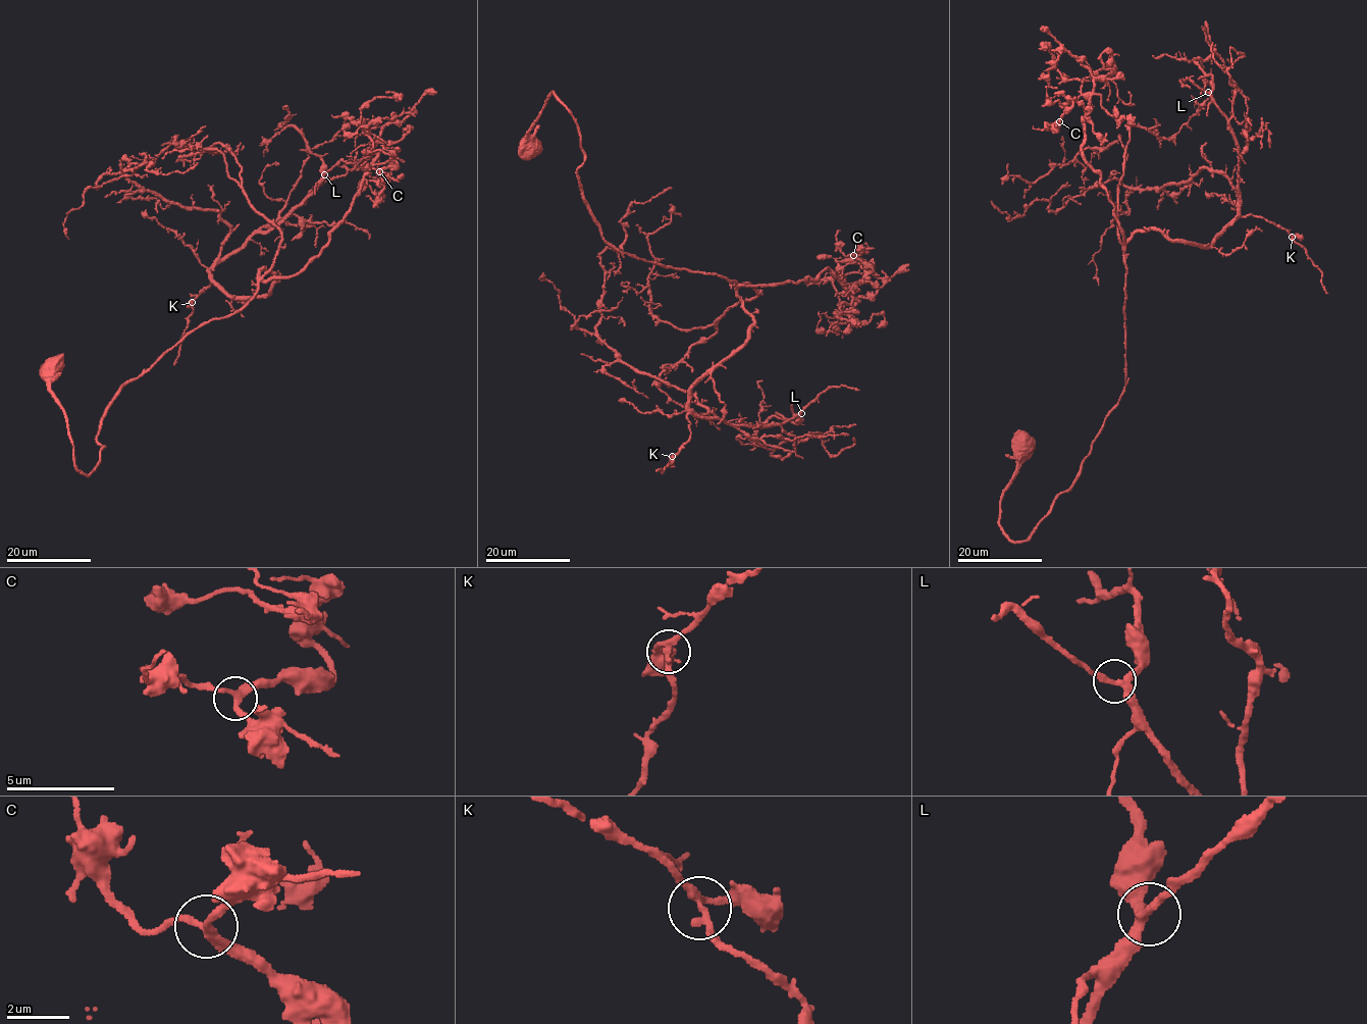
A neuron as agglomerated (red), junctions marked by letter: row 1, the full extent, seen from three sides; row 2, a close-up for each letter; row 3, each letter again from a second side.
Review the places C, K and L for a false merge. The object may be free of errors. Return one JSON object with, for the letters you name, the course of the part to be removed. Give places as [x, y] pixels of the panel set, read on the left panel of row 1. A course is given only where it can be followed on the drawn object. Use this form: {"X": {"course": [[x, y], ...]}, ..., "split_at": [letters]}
{"split_at": []}

